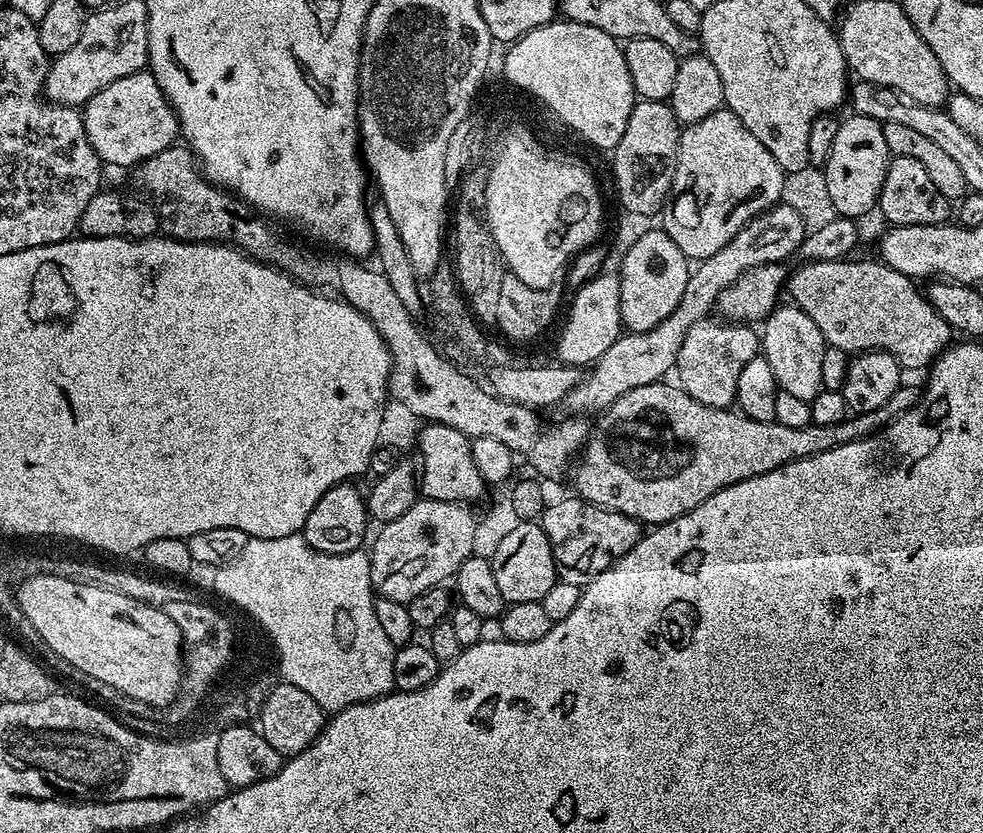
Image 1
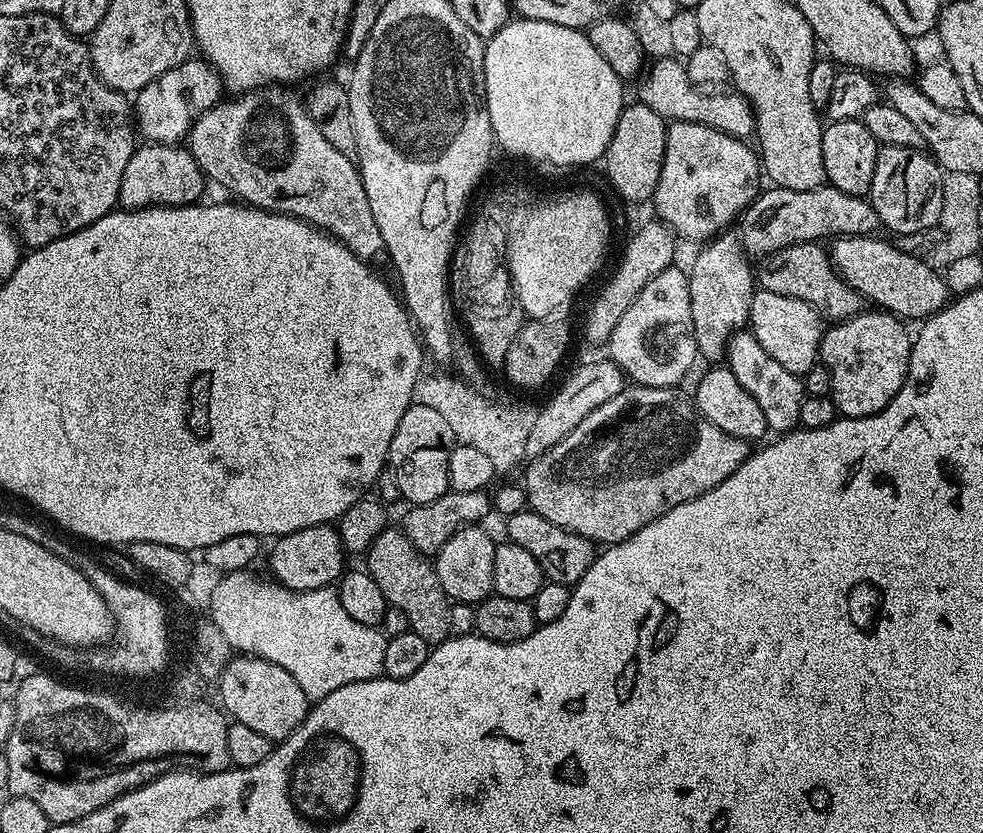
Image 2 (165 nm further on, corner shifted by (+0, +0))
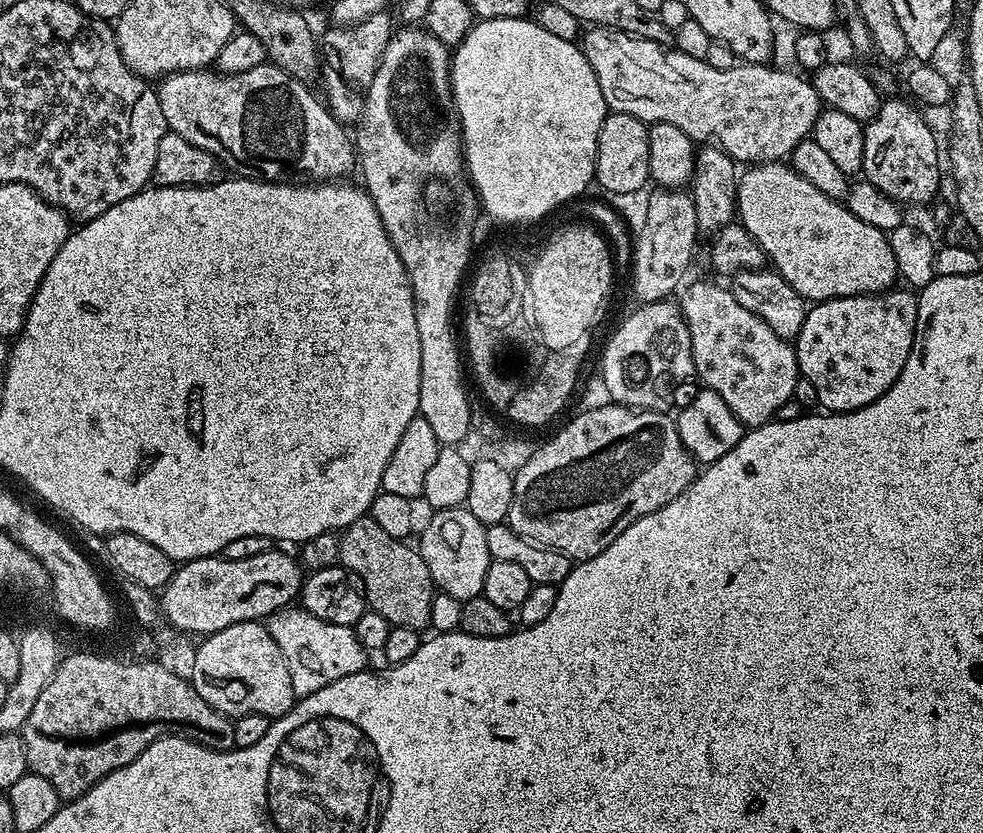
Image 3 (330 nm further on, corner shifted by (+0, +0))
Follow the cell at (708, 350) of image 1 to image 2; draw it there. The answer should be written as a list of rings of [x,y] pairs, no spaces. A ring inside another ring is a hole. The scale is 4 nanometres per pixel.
[[[725,230],[712,237],[687,269],[690,286],[690,314],[694,318],[696,350],[708,362],[725,359],[728,343],[735,332],[748,324],[748,311],[754,291],[754,272],[748,269],[749,257],[735,231]]]

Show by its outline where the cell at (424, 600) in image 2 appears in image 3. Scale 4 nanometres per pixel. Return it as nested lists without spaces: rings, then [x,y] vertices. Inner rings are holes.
[[[369,514],[359,516],[340,536],[339,563],[358,581],[371,611],[382,614],[398,628],[427,629],[434,585],[426,562],[410,543],[386,534]]]

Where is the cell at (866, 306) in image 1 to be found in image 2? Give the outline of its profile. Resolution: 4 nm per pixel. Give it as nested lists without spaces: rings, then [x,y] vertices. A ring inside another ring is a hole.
[[[819,243],[791,244],[772,253],[758,268],[758,284],[765,292],[802,298],[828,322],[839,322],[856,316],[862,310],[862,298],[832,267],[832,258]]]

